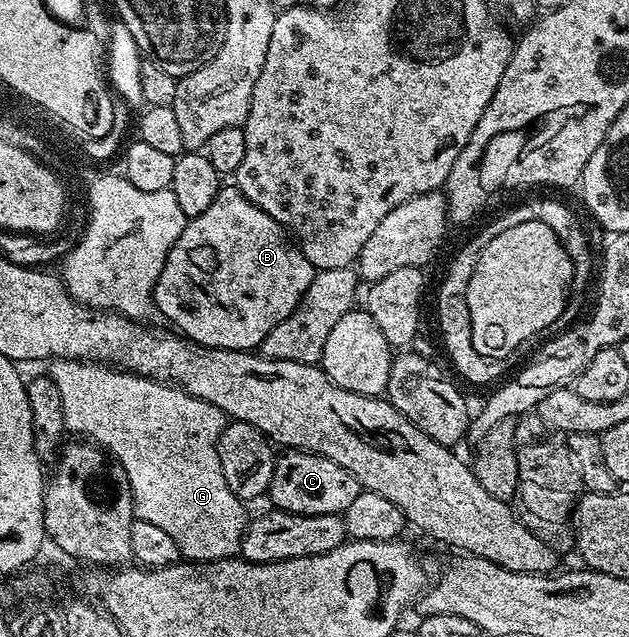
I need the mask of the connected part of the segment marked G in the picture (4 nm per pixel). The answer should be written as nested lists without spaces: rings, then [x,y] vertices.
[[[60,358],[50,363],[49,375],[53,383],[57,384],[57,389],[61,392],[61,403],[64,408],[64,424],[68,431],[80,430],[84,439],[90,440],[96,446],[106,448],[111,457],[125,468],[125,476],[129,476],[129,488],[135,501],[135,516],[141,520],[149,520],[149,524],[157,524],[157,528],[163,531],[177,543],[180,555],[184,559],[193,562],[216,562],[222,558],[234,558],[240,553],[243,544],[243,533],[247,530],[249,521],[248,507],[242,498],[233,492],[229,492],[229,484],[225,484],[225,476],[221,476],[221,460],[217,456],[215,445],[219,442],[219,437],[223,427],[227,425],[229,419],[216,406],[209,404],[200,398],[194,398],[191,394],[177,386],[172,386],[166,382],[154,382],[151,378],[142,378],[139,374],[129,374],[125,370],[112,368],[106,364],[97,362],[80,362],[78,358]]]

